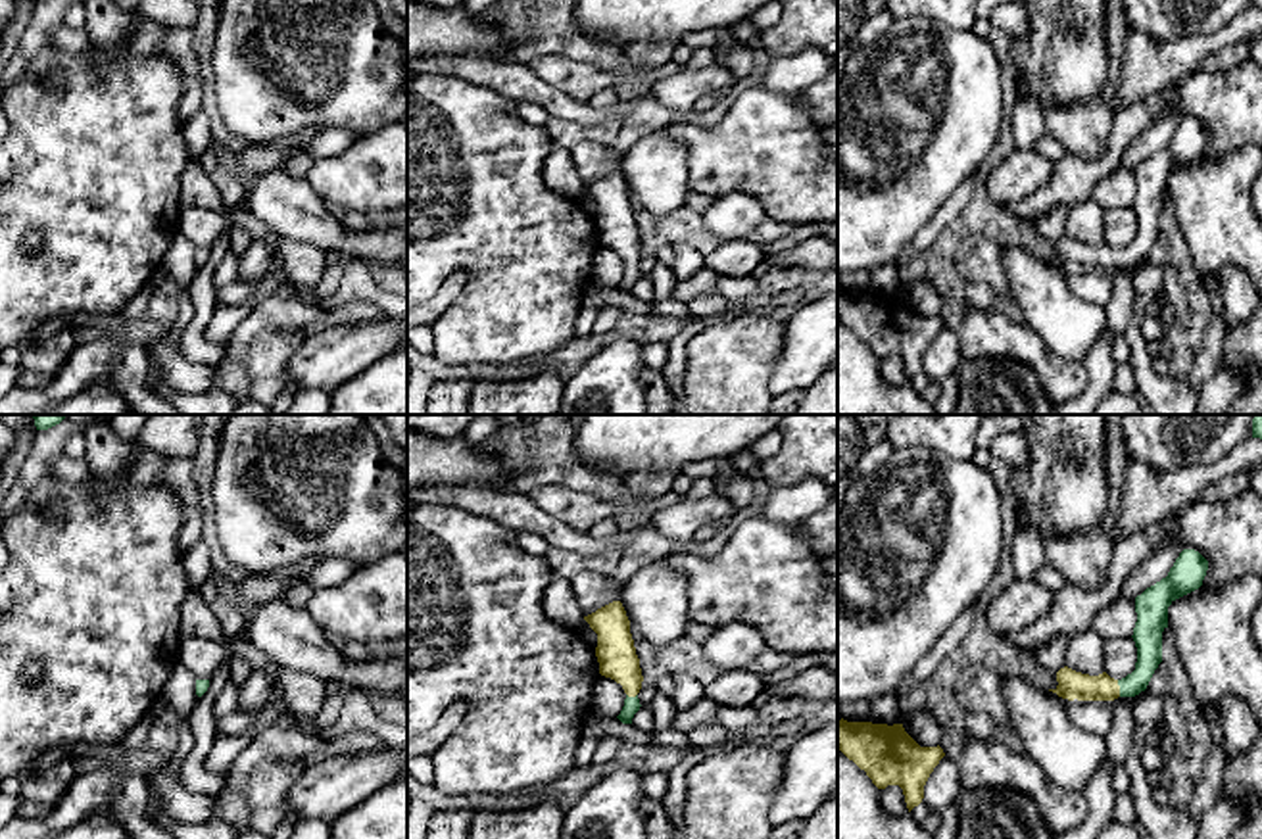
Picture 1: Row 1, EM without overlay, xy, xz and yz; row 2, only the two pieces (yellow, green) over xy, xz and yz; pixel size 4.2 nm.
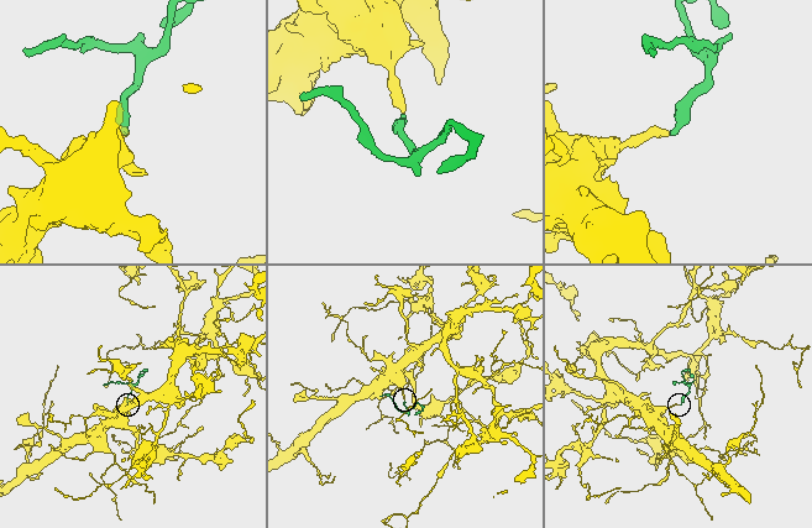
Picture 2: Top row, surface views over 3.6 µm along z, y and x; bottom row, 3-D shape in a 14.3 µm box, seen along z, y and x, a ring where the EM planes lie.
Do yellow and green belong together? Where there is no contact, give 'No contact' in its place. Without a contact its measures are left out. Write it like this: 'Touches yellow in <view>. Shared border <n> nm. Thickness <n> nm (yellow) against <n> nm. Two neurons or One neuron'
Touches yellow in yz. Shared border 70 nm. Thickness 120 nm (yellow) against 120 nm. One neuron

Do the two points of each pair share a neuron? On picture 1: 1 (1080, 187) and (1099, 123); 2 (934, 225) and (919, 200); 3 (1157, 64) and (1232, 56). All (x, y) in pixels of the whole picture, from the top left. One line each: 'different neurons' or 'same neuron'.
1: different neurons
2: different neurons
3: different neurons

